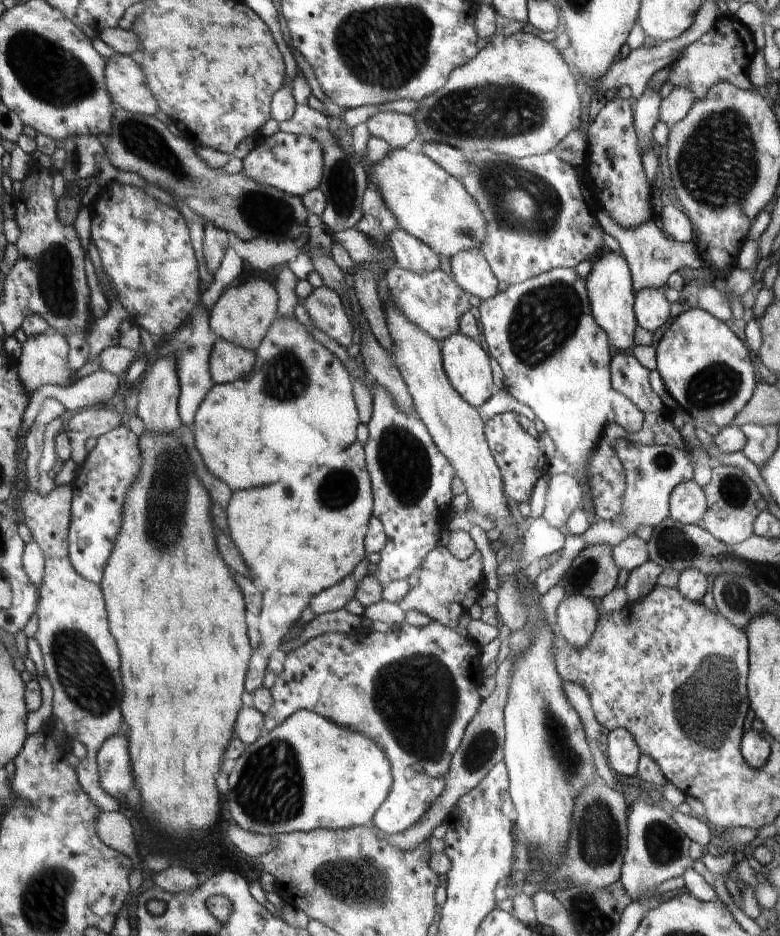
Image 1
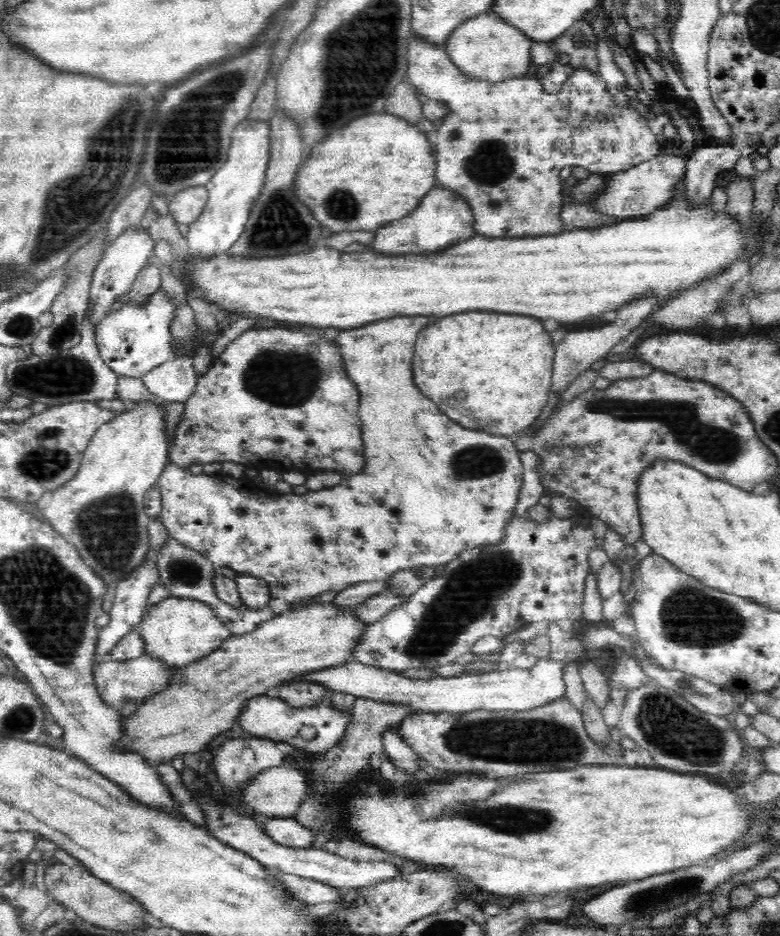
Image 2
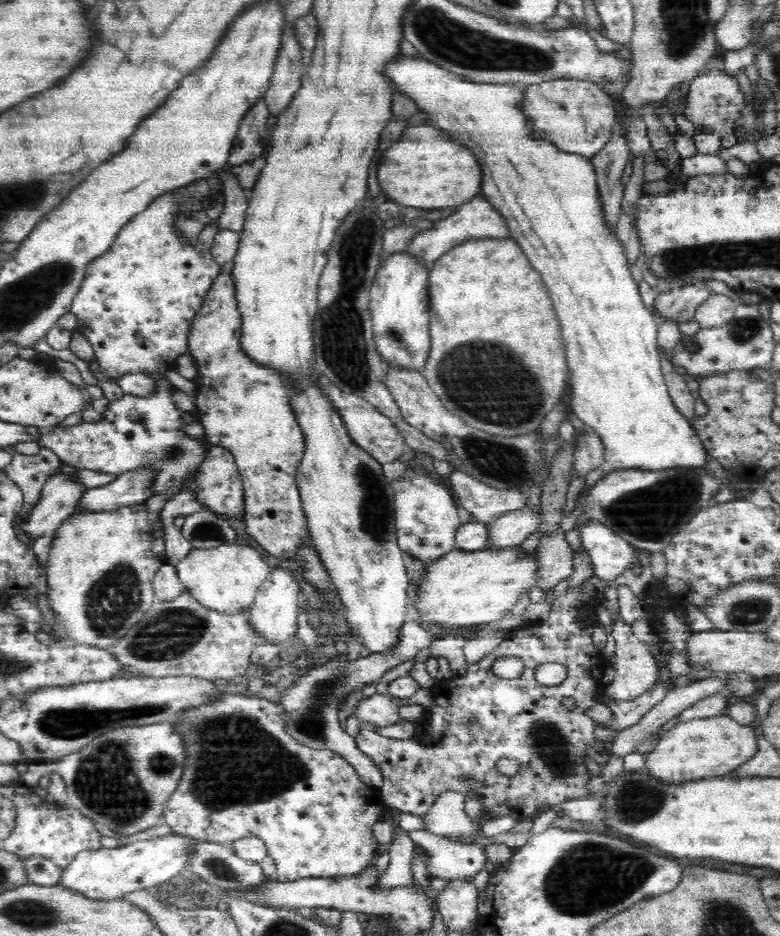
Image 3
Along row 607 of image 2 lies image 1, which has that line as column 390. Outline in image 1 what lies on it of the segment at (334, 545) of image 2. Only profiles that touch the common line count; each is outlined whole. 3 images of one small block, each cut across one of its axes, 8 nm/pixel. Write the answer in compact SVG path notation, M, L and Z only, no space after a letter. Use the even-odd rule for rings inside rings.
M394 264L385 278L391 294L390 299L396 302L396 306L422 329L422 332L427 332L434 338L458 333L458 322L461 322L471 308L468 303L470 294L453 279L451 274L446 274L441 269L426 274L414 274Z

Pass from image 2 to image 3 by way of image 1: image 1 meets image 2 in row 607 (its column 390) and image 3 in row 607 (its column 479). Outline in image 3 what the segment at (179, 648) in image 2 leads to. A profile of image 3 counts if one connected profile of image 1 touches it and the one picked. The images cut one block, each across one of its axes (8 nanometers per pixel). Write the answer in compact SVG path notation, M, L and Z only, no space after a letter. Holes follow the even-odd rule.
M236 543L207 550L193 549L175 568L185 591L197 600L198 605L220 614L234 615L242 613L254 602L260 585L272 572L267 563L268 557L262 550Z

